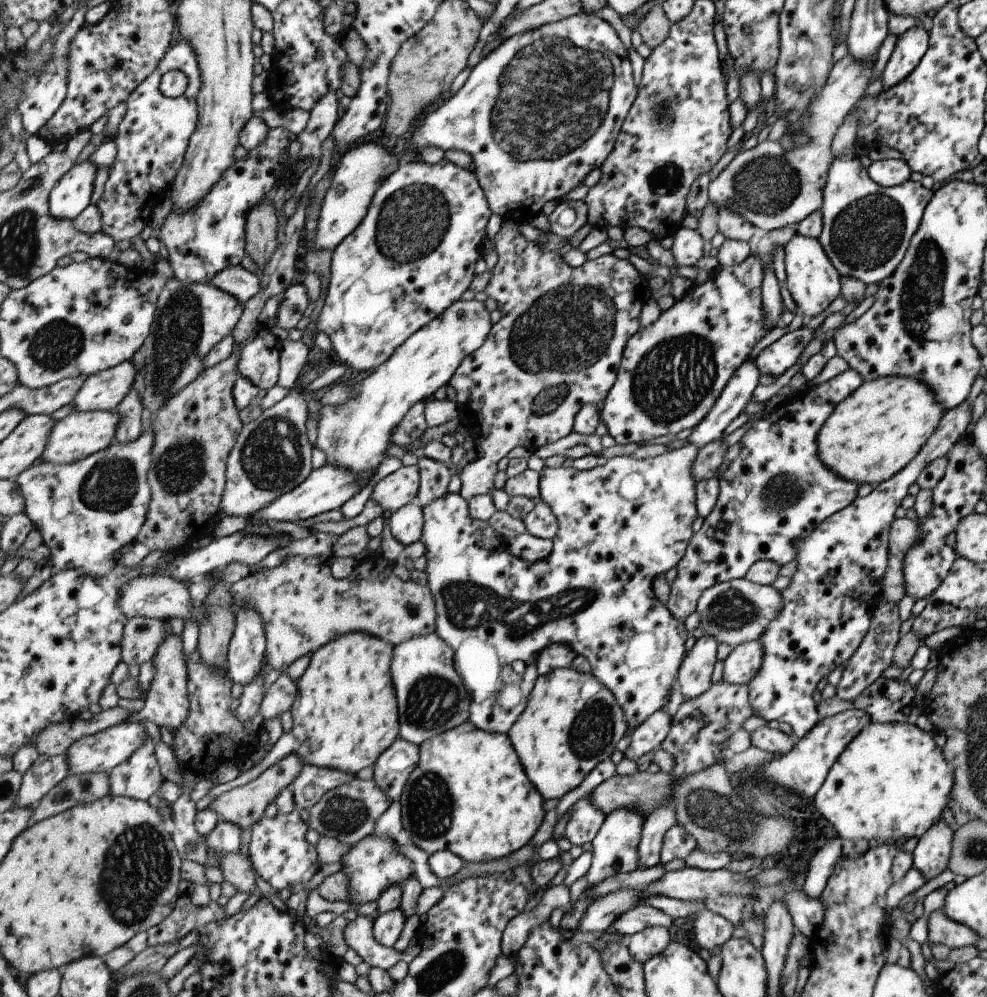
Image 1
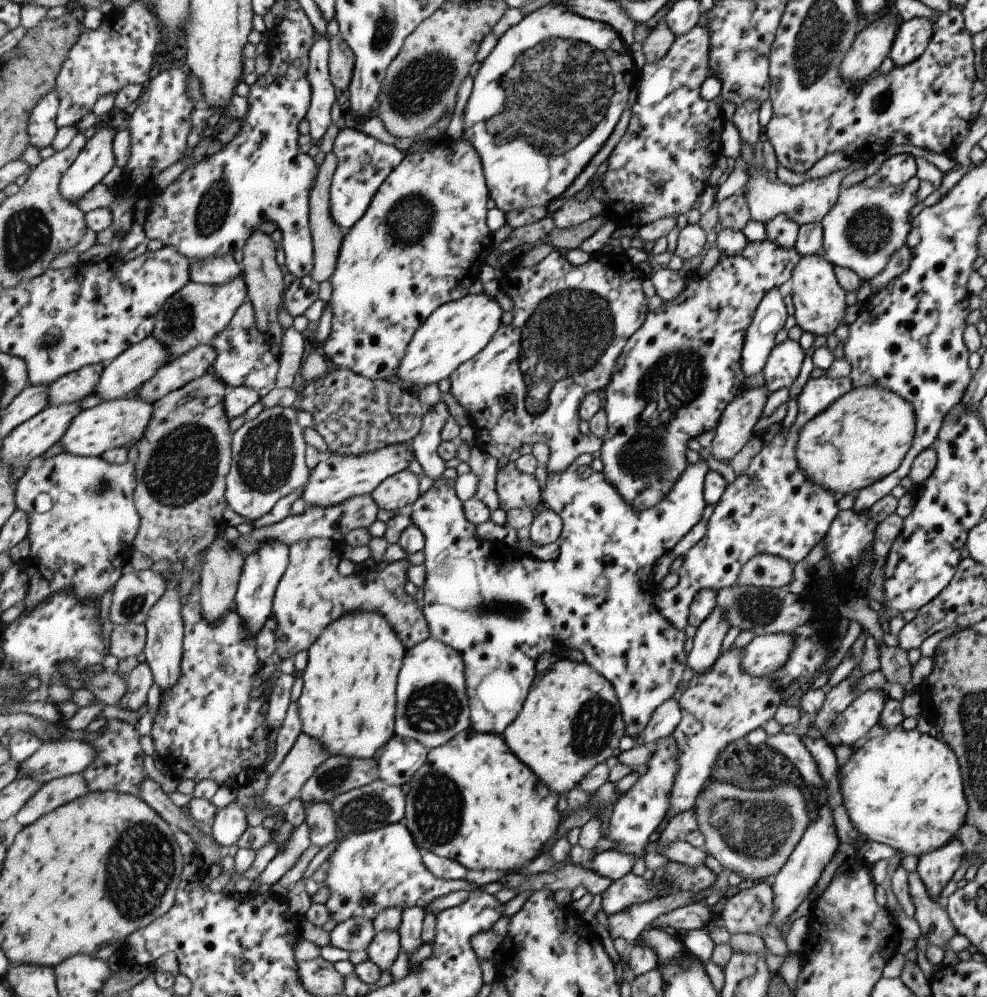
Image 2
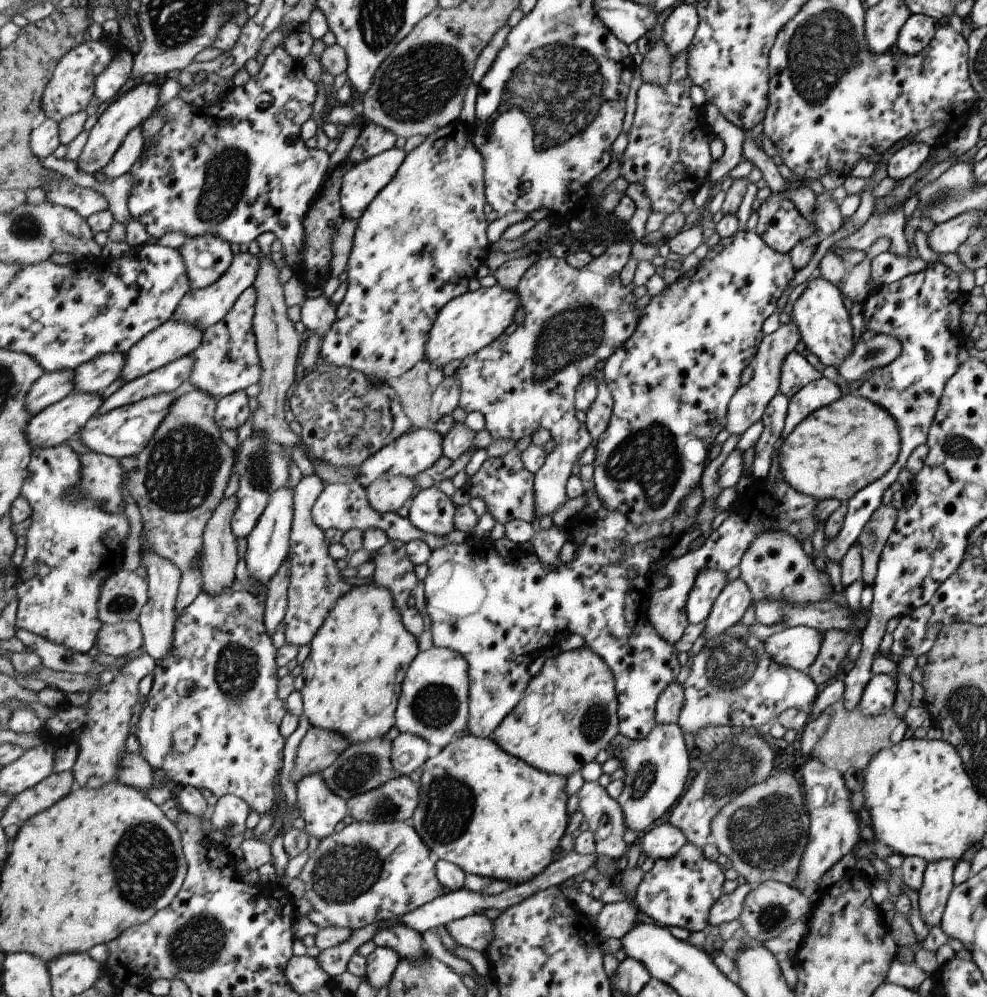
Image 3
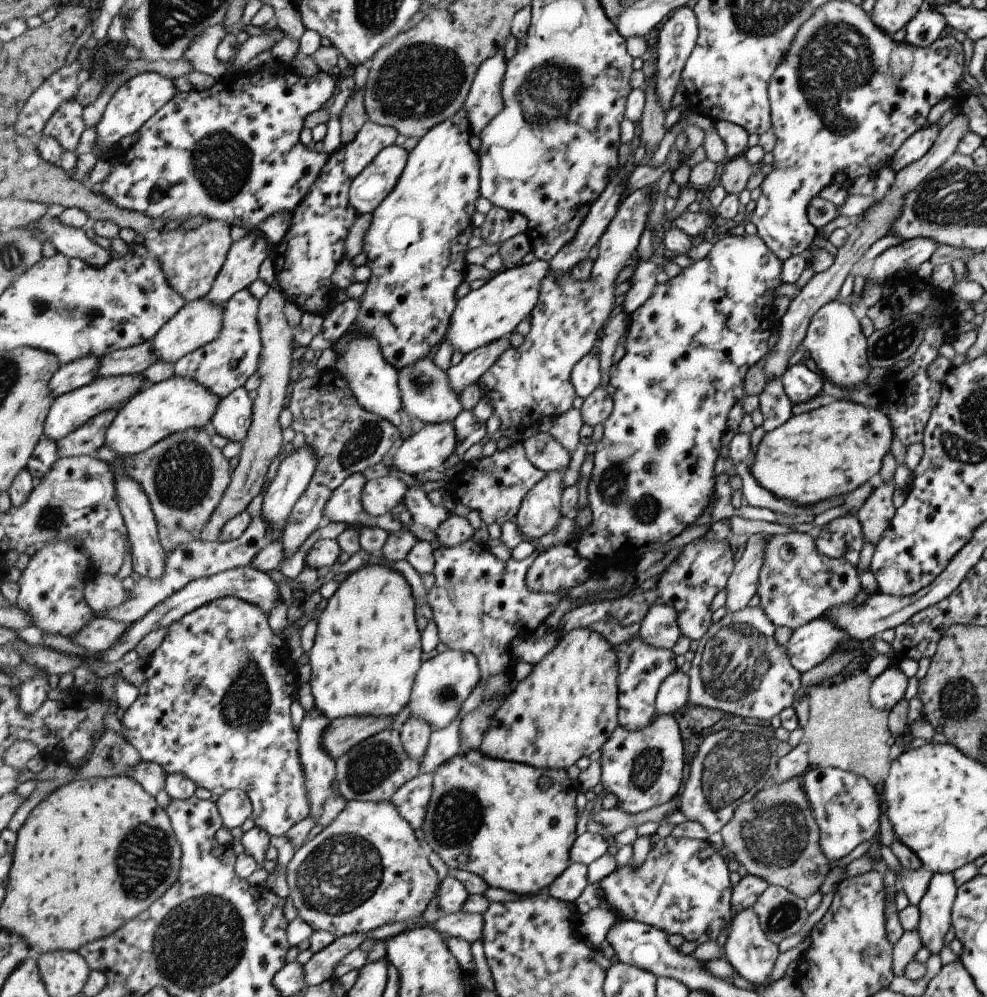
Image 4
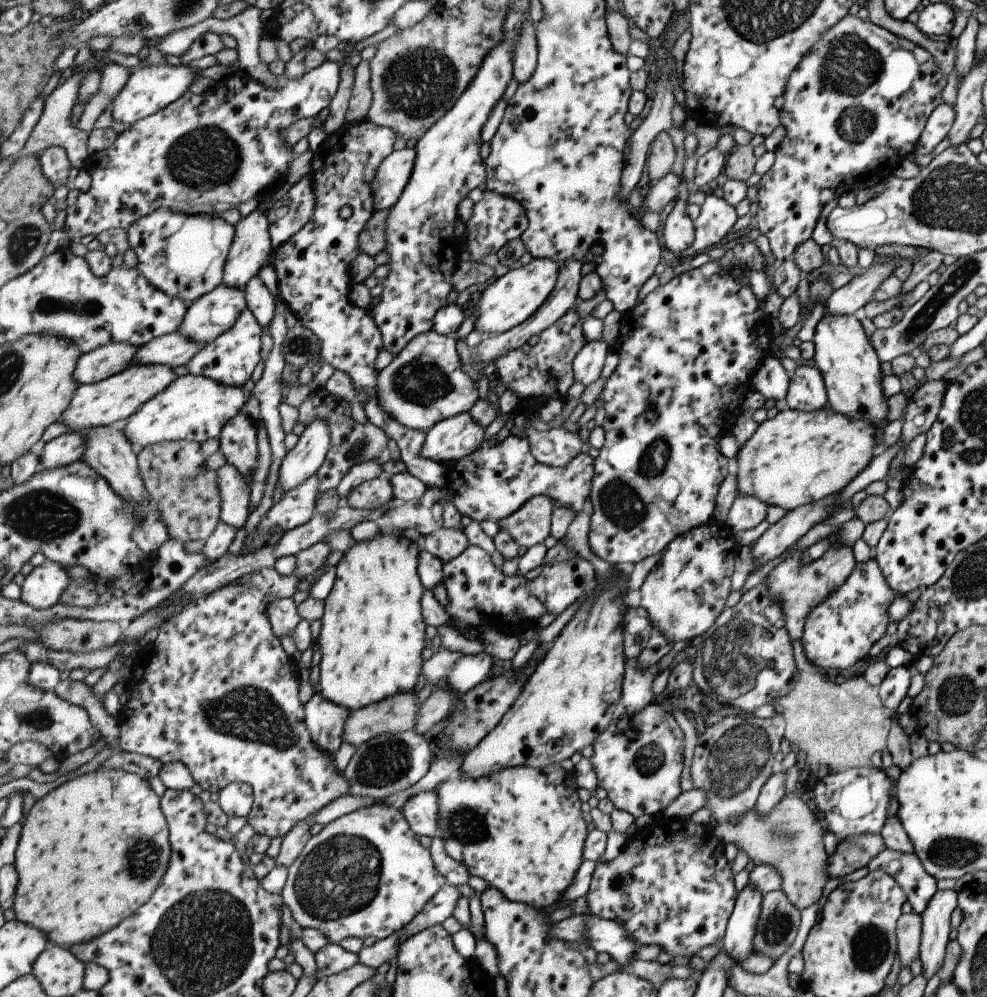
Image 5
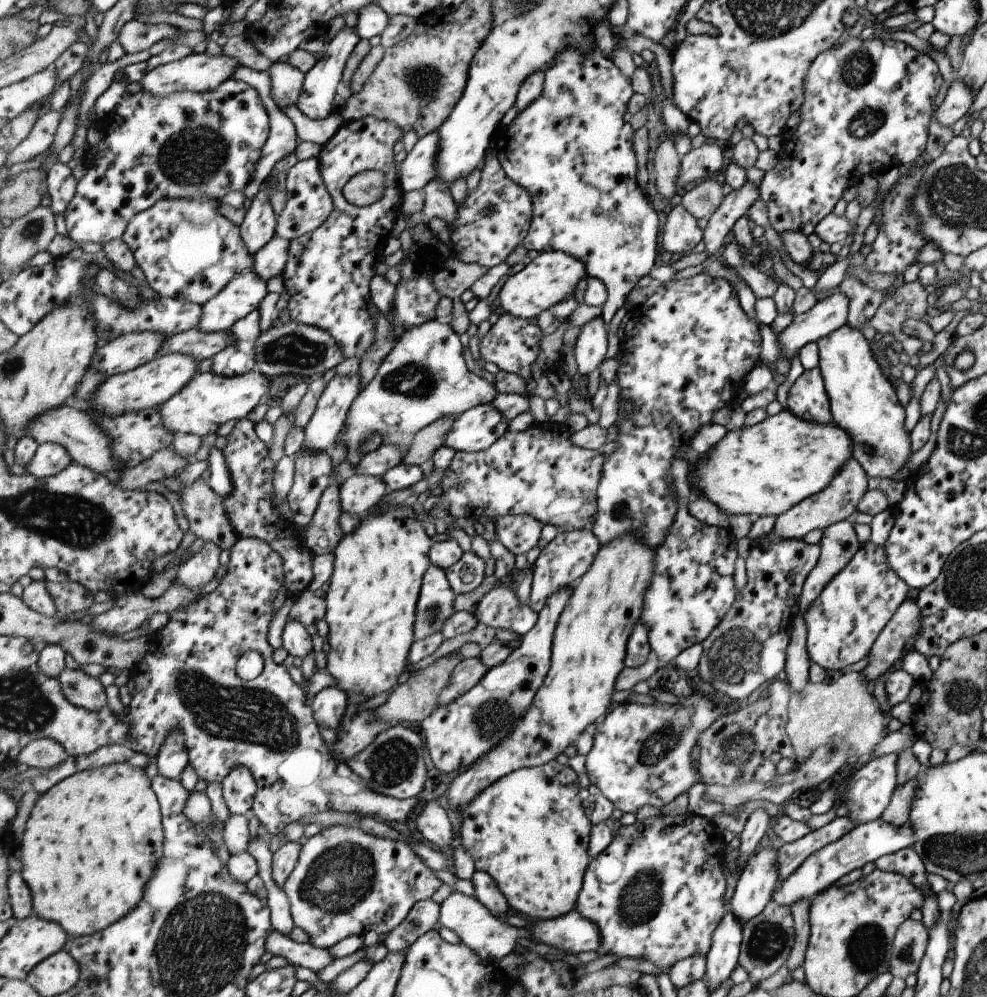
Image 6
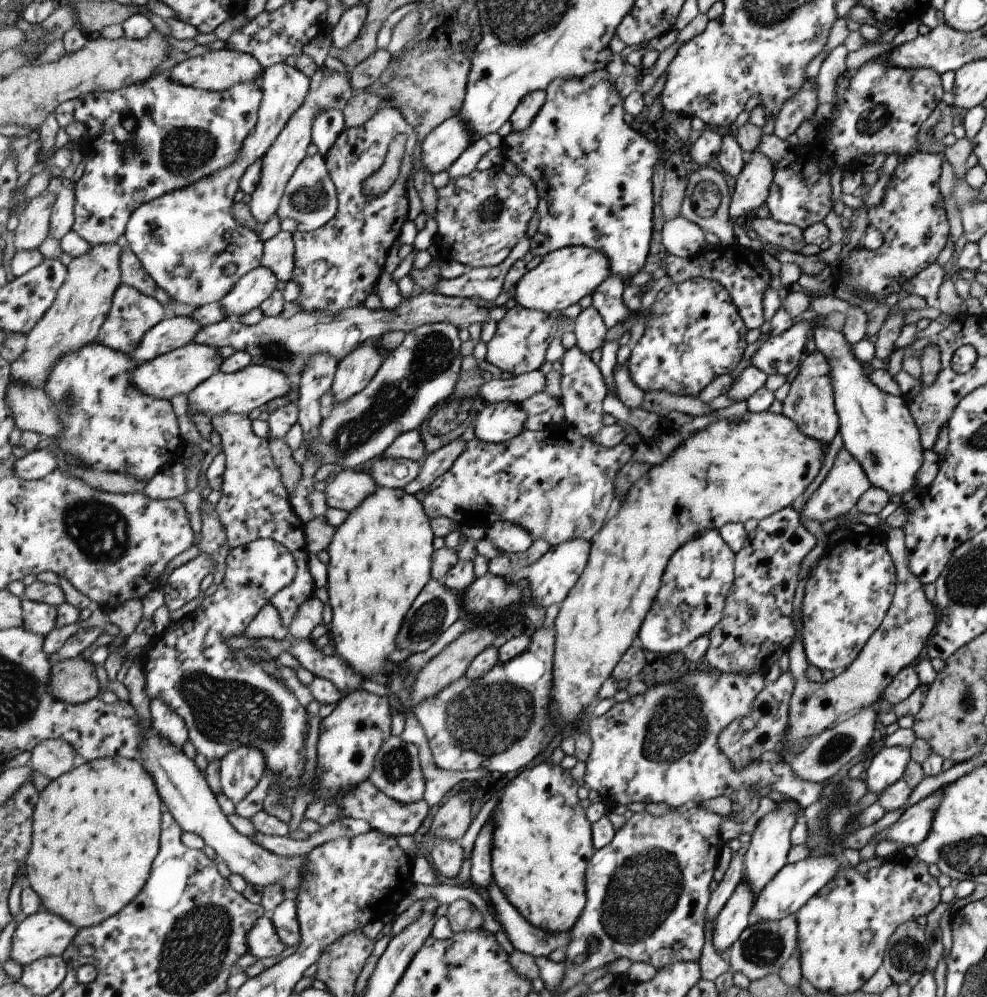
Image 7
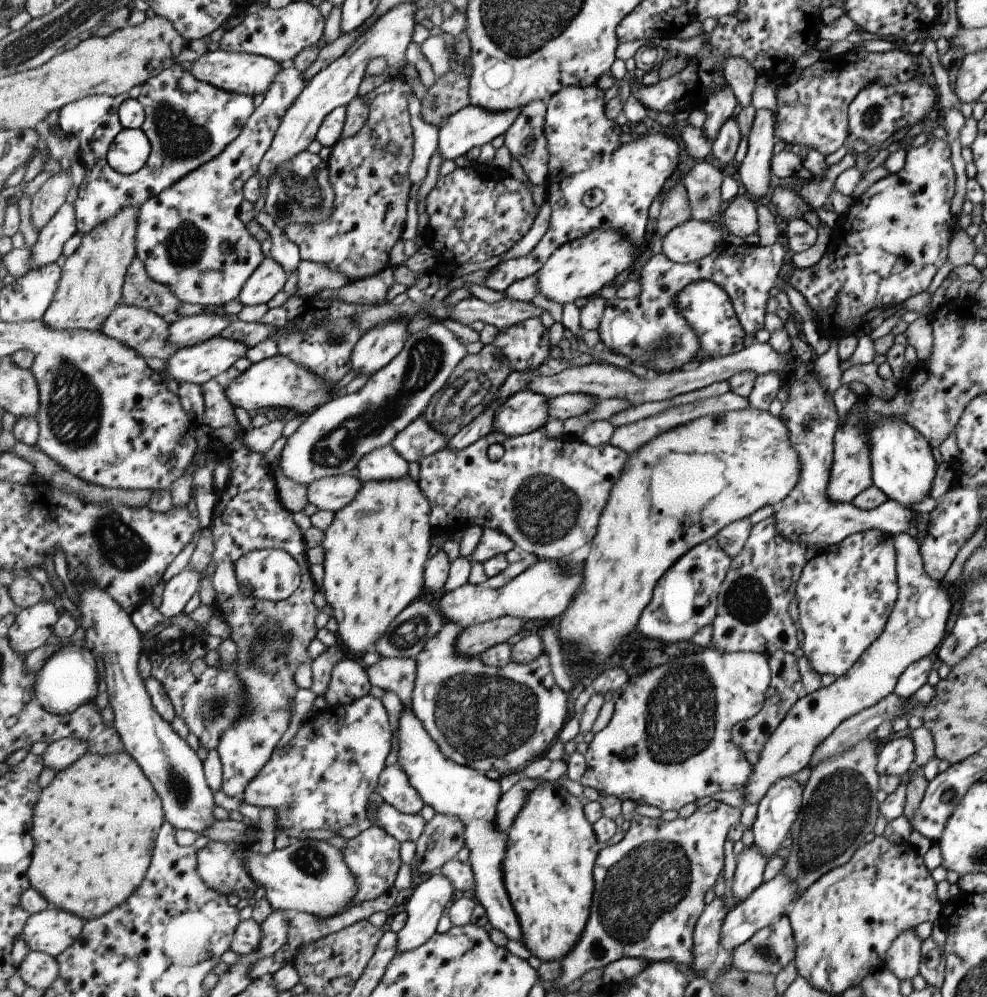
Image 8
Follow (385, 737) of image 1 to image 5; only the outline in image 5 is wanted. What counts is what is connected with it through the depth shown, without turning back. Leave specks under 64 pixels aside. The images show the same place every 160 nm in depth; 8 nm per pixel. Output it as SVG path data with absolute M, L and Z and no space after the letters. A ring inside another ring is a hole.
M381 533L375 540L357 542L336 567L336 581L325 600L325 615L315 648L321 651L320 693L350 712L386 701L397 694L413 692L422 684L423 650L431 645L425 636L427 625L422 614L426 589L418 572L420 549L423 549L422 544L403 538L401 533Z

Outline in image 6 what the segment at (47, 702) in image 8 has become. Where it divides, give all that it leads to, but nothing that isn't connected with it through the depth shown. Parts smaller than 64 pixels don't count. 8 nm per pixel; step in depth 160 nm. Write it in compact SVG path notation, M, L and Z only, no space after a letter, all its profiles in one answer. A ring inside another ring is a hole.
M65 667L59 678L67 698L78 707L100 711L107 704L105 686L99 677L85 674L79 667Z

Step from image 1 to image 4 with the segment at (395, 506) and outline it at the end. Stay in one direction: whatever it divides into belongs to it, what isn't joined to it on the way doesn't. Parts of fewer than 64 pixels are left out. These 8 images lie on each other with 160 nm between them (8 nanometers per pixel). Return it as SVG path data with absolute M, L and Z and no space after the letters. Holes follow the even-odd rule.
M394 474L371 480L365 486L362 506L371 516L388 514L404 502L409 490L408 481Z

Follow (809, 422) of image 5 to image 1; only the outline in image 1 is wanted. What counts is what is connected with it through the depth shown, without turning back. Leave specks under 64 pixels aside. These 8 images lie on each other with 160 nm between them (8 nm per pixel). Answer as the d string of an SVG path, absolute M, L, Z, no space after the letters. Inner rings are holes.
M901 376L878 377L873 381L863 381L845 400L835 406L833 413L823 422L815 436L817 456L833 474L849 482L879 485L899 473L925 446L931 434L937 430L939 420L947 410L935 402L935 394L923 379Z

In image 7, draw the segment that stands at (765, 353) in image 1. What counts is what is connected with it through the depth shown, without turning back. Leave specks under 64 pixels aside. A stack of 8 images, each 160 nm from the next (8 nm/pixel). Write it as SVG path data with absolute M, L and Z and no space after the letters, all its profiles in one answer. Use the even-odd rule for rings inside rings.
M817 350L803 360L789 378L790 389L782 401L781 412L790 418L804 435L828 447L838 432L838 416L834 407L832 382L826 358Z

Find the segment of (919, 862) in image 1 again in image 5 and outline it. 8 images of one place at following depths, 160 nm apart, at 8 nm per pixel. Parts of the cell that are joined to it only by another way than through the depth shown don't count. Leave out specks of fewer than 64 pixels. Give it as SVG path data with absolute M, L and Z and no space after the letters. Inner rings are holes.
M935 890L925 910L921 912L921 937L918 957L923 978L929 980L943 963L945 947L949 941L950 916L956 908L955 890Z

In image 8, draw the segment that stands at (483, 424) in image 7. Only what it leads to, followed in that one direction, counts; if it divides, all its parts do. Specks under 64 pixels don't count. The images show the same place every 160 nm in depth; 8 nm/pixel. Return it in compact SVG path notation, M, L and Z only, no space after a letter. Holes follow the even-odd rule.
M533 390L509 396L495 412L493 431L519 437L543 429L550 421L550 400Z

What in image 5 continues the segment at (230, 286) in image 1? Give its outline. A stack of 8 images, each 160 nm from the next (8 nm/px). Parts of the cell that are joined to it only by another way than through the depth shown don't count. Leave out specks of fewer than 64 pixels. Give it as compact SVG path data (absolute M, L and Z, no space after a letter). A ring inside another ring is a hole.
M163 208L136 221L126 232L129 245L138 259L139 271L151 284L171 297L181 298L185 303L193 304L222 285L223 272L226 270L231 246L234 245L236 226L231 226L227 220L216 215L189 215Z

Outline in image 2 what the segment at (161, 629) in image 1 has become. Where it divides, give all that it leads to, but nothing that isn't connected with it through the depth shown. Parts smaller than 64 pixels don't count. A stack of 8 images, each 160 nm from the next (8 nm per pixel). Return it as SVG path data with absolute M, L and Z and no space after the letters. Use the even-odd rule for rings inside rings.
M146 624L114 626L111 635L111 655L121 660L129 657L137 658L141 652L146 652L147 640Z

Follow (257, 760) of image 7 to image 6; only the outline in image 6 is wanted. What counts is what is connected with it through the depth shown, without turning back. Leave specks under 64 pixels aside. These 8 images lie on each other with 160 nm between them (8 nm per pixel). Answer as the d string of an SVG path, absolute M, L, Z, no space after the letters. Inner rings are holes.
M238 766L227 775L222 785L225 800L232 814L248 815L253 811L258 782L251 770L246 766Z

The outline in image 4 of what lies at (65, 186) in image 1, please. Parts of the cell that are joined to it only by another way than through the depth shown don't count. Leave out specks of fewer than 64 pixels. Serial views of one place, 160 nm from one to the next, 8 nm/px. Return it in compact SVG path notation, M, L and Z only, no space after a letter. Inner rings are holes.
M143 72L143 74L137 74L137 76L133 76L133 78L125 82L113 94L104 110L102 119L95 126L98 131L98 149L100 152L105 152L100 157L114 152L121 138L139 133L139 130L151 118L155 117L155 114L158 114L158 111L162 110L167 105L167 102L170 102L171 98L174 98L177 94L177 86L173 84L173 79L163 76L163 74L157 74L157 72Z

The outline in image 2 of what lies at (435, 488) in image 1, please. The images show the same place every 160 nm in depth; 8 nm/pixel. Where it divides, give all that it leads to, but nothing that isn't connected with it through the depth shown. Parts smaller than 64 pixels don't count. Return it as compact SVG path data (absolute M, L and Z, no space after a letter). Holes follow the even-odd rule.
M439 402L435 408L426 411L421 433L412 441L413 454L423 469L421 477L429 478L433 483L442 479L443 472L447 469L438 449L443 442L443 428L450 417L447 404Z

